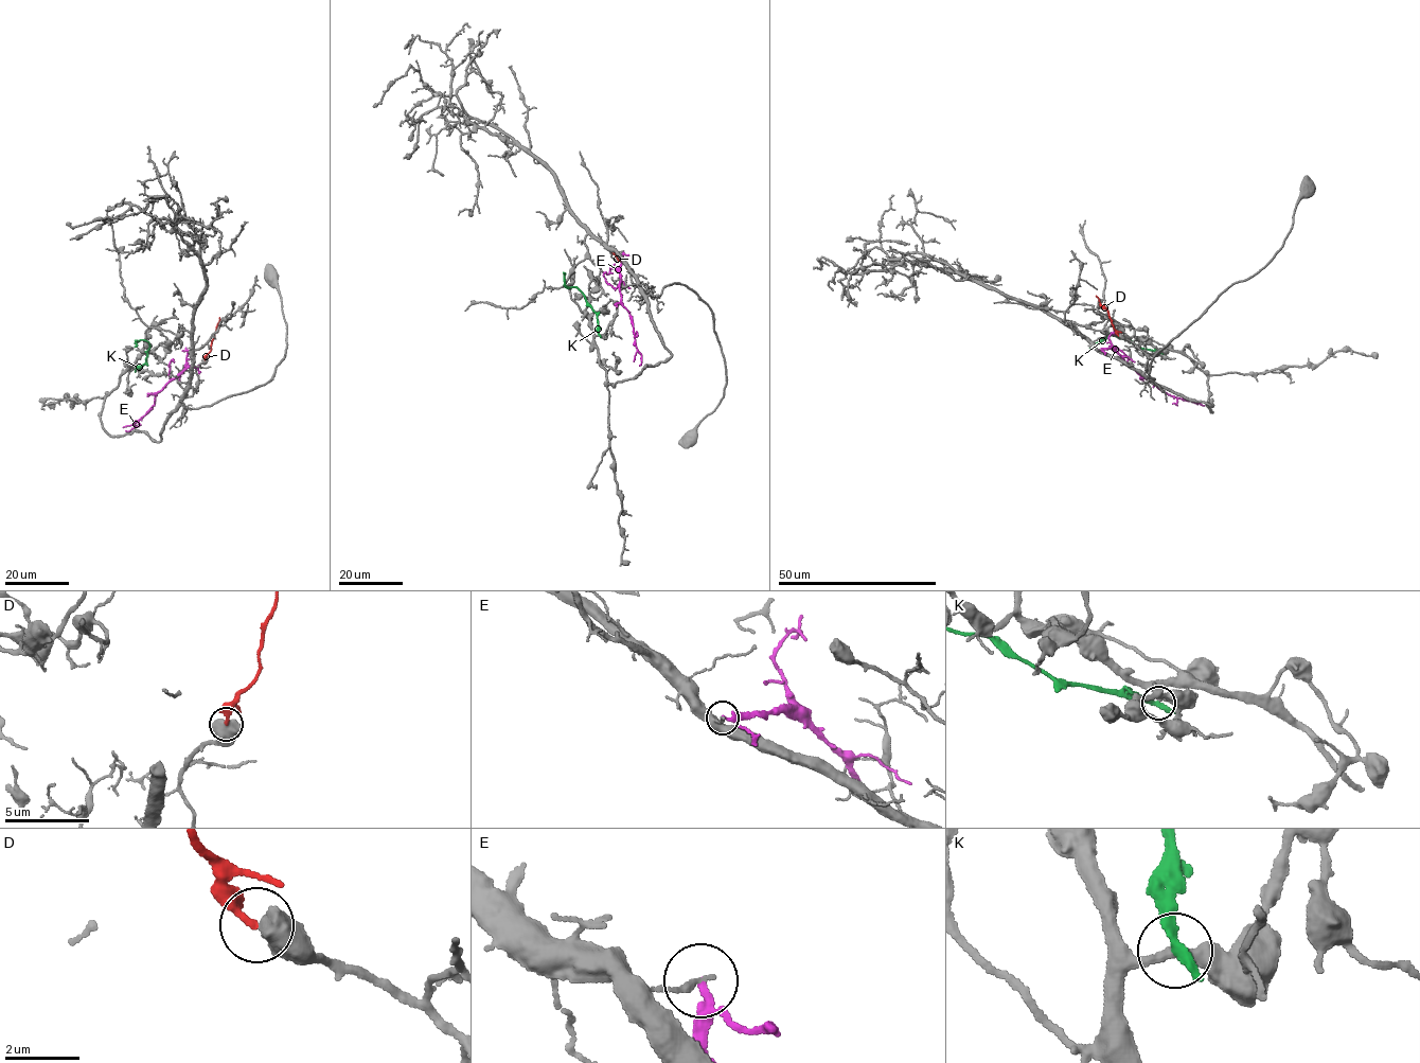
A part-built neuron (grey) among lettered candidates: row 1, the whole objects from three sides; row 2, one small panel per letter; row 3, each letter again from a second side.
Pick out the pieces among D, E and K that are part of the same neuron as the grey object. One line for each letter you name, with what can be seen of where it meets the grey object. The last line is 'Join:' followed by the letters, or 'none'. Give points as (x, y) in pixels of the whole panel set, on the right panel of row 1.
Join: none

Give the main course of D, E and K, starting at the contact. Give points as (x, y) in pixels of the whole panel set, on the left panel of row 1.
D: (205, 359), (219, 317)
E: (198, 366), (183, 369), (166, 383), (154, 396), (154, 404), (135, 421), (135, 427), (125, 430)
K: (135, 369), (146, 364), (149, 347), (147, 341), (141, 339), (136, 340), (135, 347)

